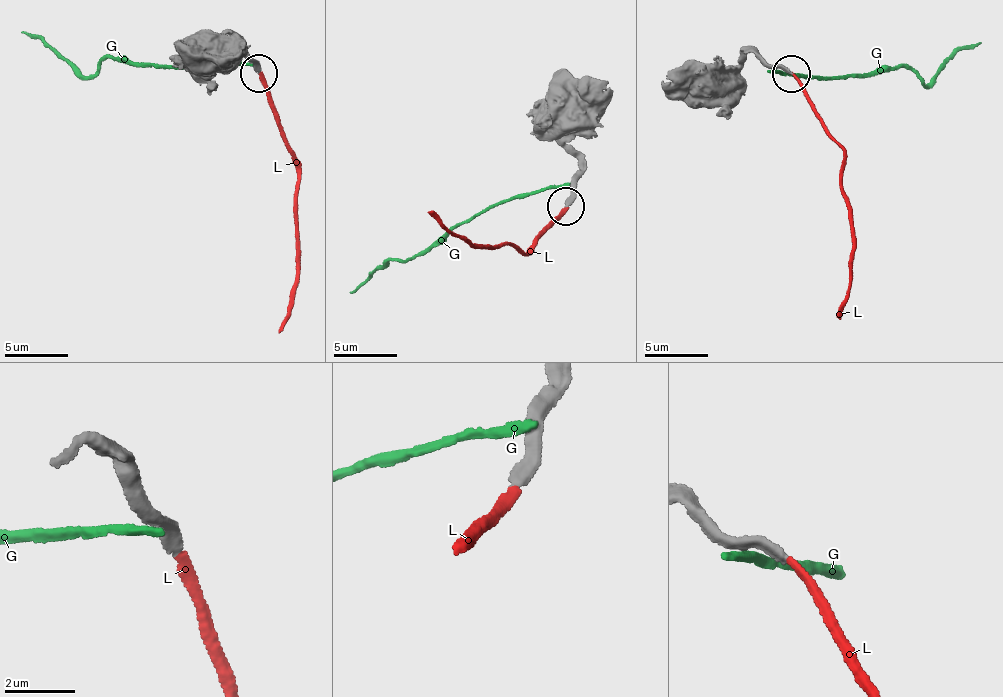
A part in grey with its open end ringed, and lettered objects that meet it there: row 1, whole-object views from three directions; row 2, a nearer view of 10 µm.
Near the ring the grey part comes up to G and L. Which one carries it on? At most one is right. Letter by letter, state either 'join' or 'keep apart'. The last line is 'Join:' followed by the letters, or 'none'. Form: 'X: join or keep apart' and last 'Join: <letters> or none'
G: keep apart
L: join
Join: L

